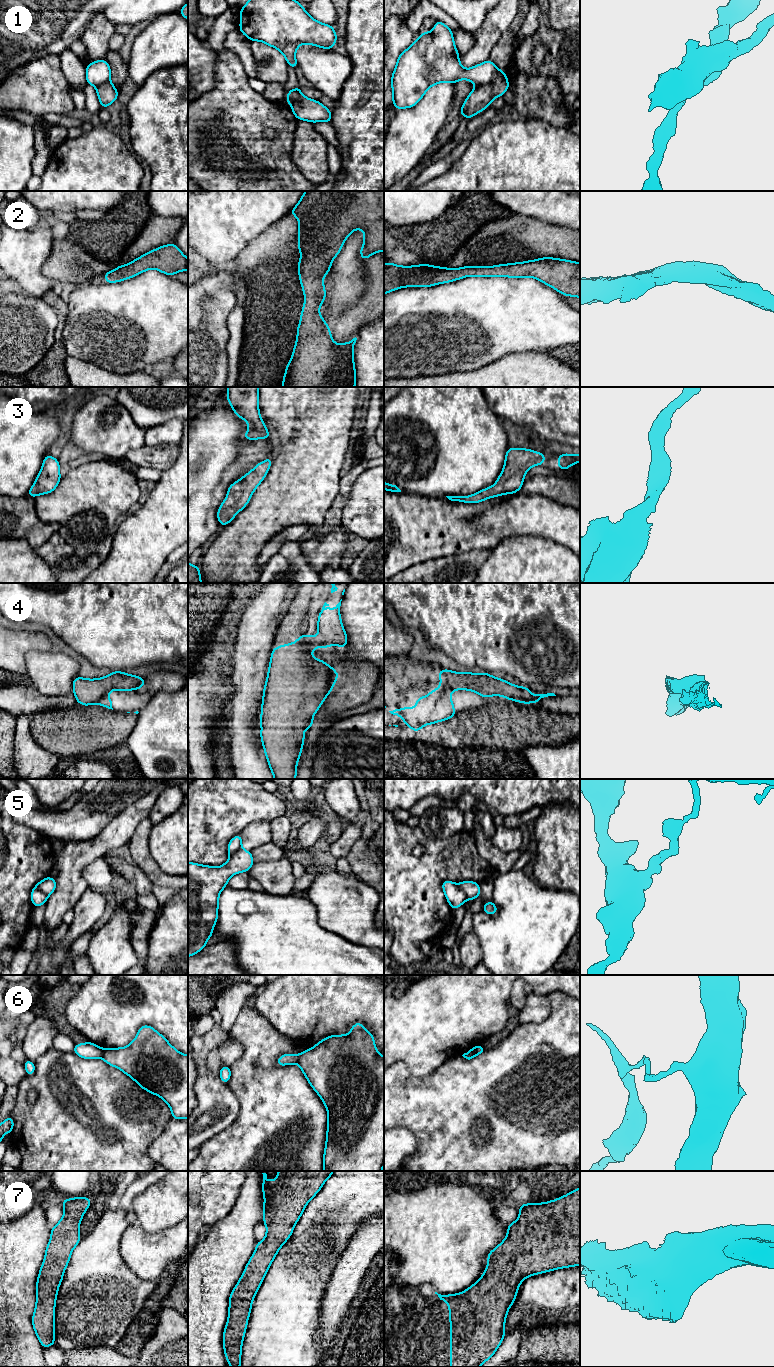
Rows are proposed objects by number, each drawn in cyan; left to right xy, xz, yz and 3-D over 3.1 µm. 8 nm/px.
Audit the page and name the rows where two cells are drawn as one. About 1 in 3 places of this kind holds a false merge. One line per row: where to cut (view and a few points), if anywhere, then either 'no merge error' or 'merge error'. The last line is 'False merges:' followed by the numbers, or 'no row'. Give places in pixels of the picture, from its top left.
1: cut yz (499, 70), (488, 83), (477, 86); merge error
2: cut none; no merge error
3: cut none; no merge error
4: cut xz (294, 642), (309, 653); merge error
5: cut yz (456, 884), (466, 898); merge error
6: cut xy (103, 1049), (101, 1057); merge error
7: cut none; no merge error
False merges: 1, 4, 5, 6

